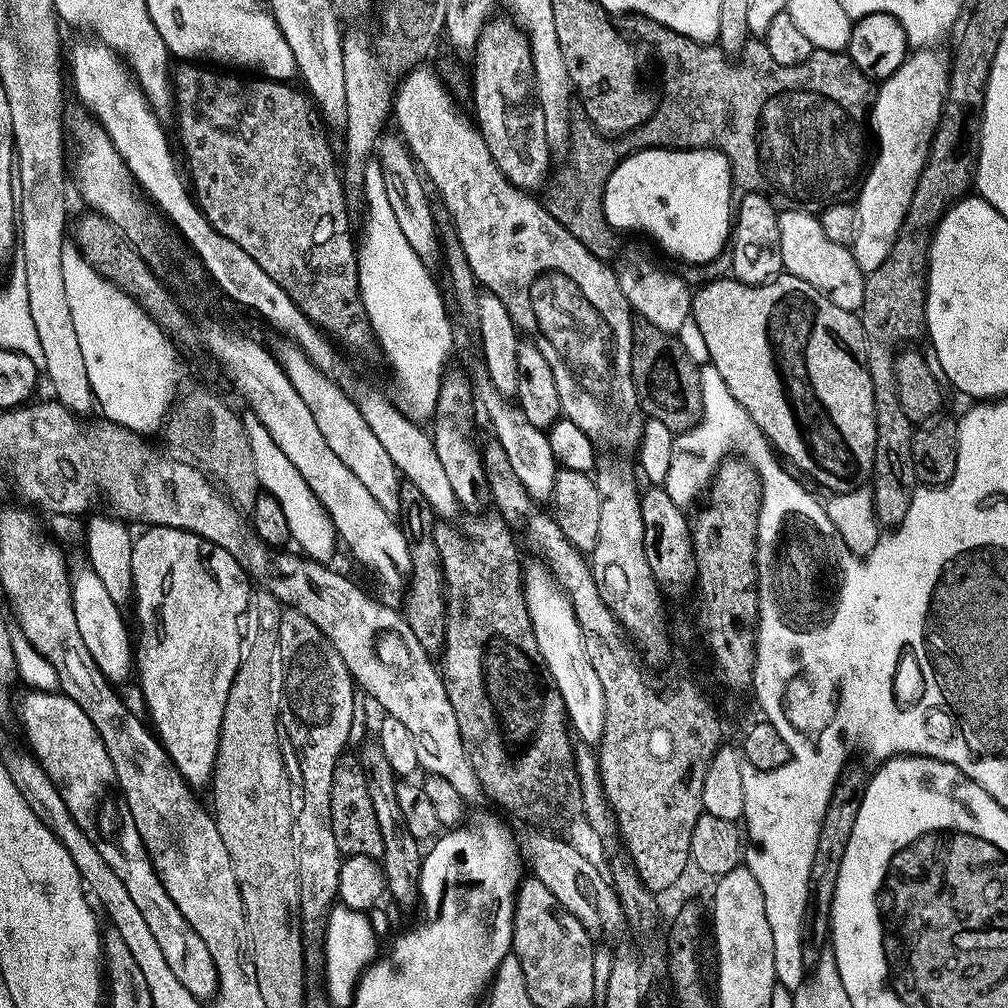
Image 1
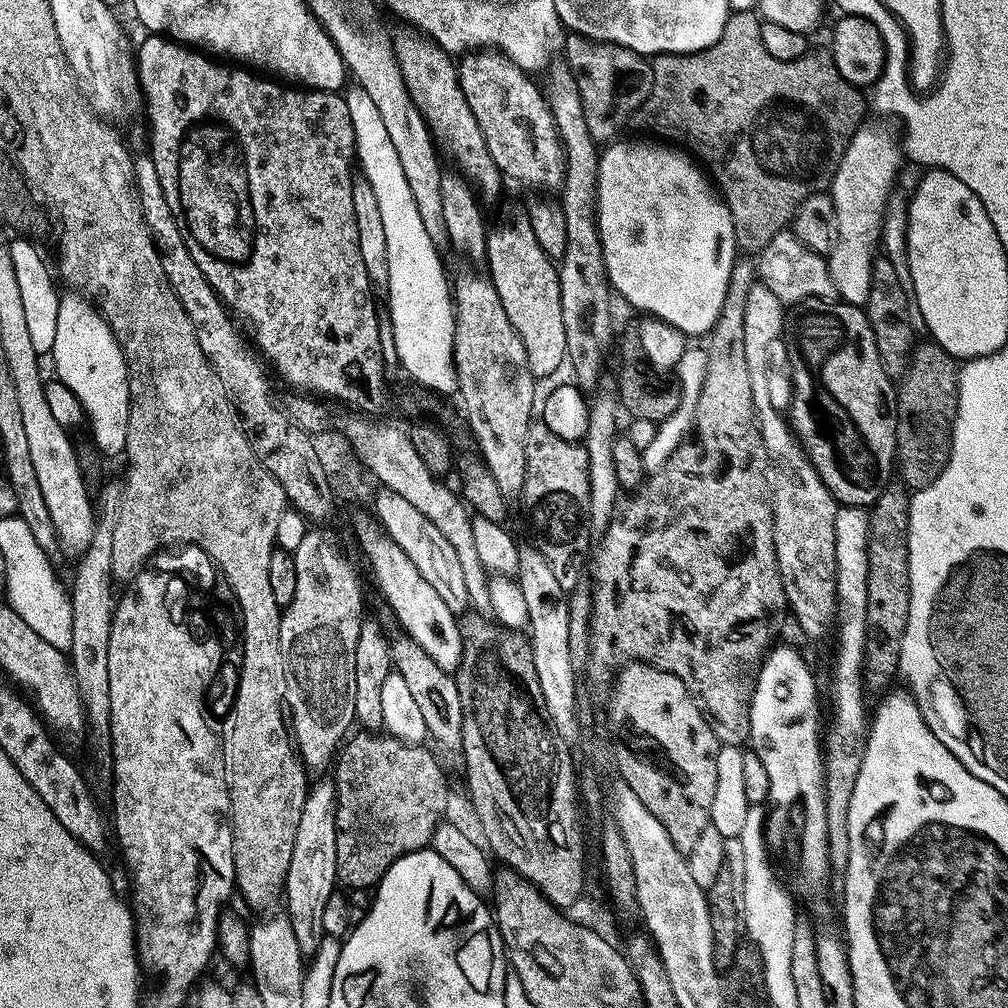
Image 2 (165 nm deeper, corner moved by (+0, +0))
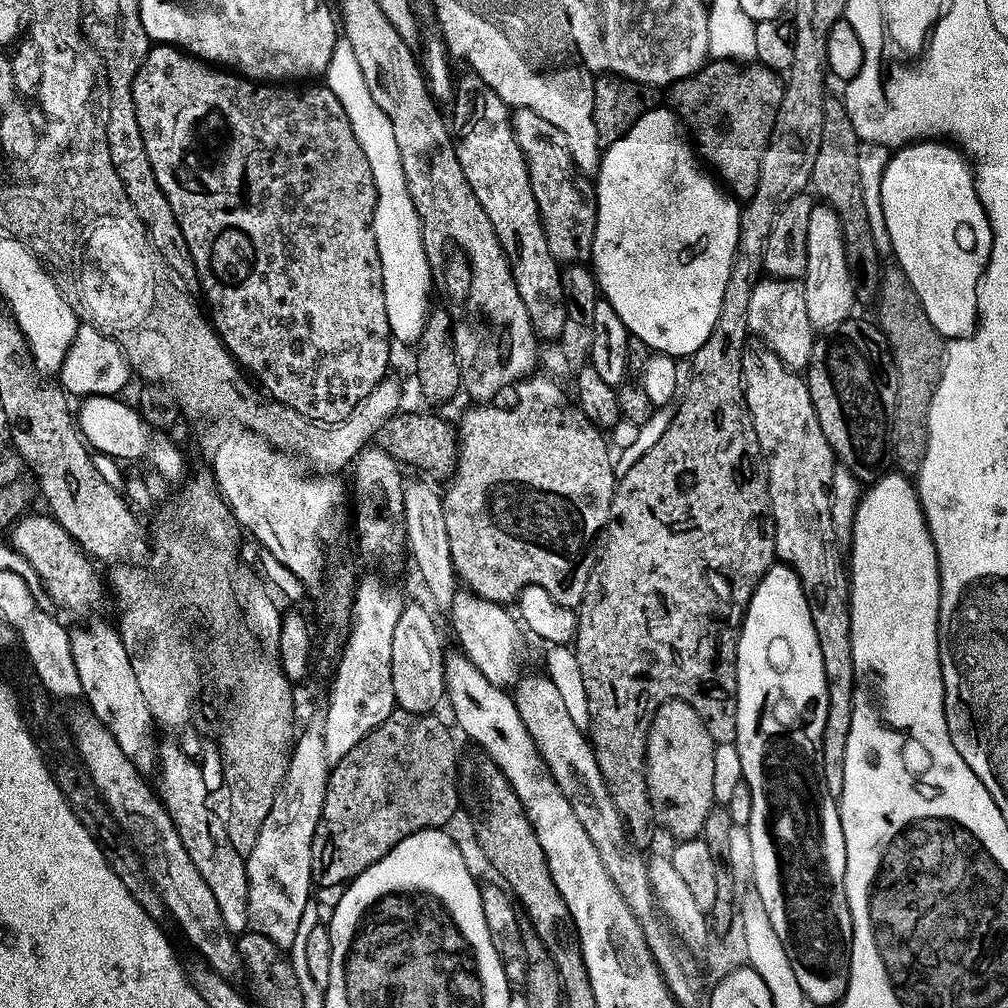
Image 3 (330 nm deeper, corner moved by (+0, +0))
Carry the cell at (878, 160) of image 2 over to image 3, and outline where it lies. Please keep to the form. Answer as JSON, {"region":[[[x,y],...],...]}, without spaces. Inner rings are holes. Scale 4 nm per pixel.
{"region":[[[823,202],[813,203],[810,210],[810,230],[806,236],[806,248],[808,264],[802,273],[802,283],[810,322],[816,330],[837,328],[843,320],[853,315],[852,307],[856,304],[856,284],[852,281],[853,265],[850,263],[850,248],[846,243],[838,214]]]}

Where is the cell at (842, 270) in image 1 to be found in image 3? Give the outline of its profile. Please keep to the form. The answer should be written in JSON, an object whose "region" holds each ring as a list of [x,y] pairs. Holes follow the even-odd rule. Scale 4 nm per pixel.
{"region":[[[764,278],[754,286],[750,296],[748,326],[753,333],[761,332],[768,339],[771,351],[793,370],[808,367],[810,350],[814,343],[814,329],[806,310],[804,285],[796,278]]]}

